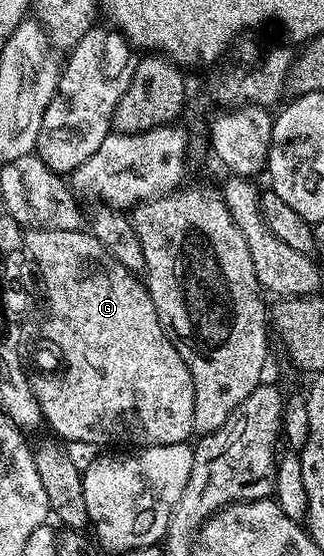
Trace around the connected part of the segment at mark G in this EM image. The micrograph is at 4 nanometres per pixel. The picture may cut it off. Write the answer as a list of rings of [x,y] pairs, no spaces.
[[[32,228],[24,236],[24,252],[27,257],[34,259],[38,272],[42,275],[42,284],[46,287],[44,303],[52,306],[54,316],[58,316],[58,324],[54,324],[54,340],[62,344],[62,352],[66,352],[66,360],[74,364],[66,376],[54,376],[51,380],[42,380],[40,388],[35,390],[34,396],[42,411],[42,418],[47,428],[59,441],[74,444],[126,444],[122,446],[149,446],[151,444],[184,444],[195,435],[194,431],[194,387],[192,374],[180,358],[180,350],[172,346],[168,334],[164,334],[164,326],[160,326],[160,318],[156,314],[156,306],[152,302],[145,283],[135,273],[130,272],[91,235],[89,231],[79,230],[44,230]]]

